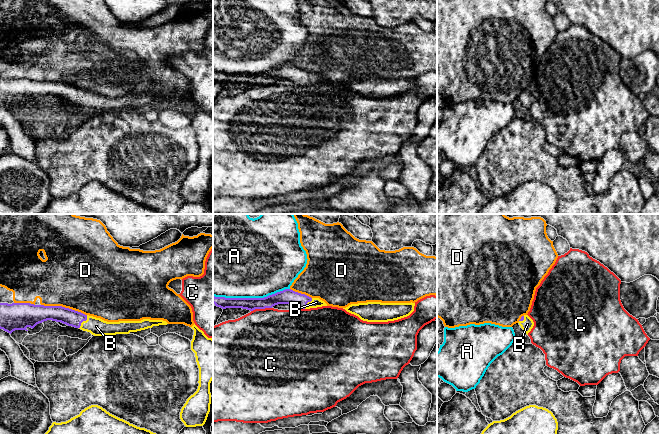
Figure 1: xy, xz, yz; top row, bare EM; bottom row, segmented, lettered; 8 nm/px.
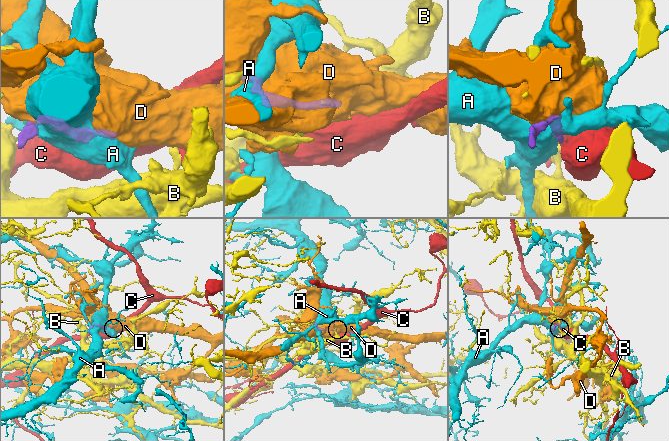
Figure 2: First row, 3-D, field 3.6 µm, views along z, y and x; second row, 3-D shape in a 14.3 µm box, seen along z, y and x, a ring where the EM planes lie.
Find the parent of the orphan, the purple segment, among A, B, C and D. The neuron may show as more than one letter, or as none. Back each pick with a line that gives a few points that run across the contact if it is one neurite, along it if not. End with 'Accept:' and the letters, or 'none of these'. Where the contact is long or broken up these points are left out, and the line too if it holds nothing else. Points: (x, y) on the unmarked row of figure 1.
B: line xy (67, 92), (83, 96), (96, 102)
Accept: B

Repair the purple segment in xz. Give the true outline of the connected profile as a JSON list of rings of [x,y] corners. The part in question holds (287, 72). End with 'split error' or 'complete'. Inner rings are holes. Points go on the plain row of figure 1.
[[[285,65],[264,74],[225,74],[213,72],[215,82],[222,85],[242,84],[253,87],[255,85],[272,84],[278,80],[289,80],[297,85],[310,85],[327,80],[319,74],[311,74],[305,70]]] | split error

